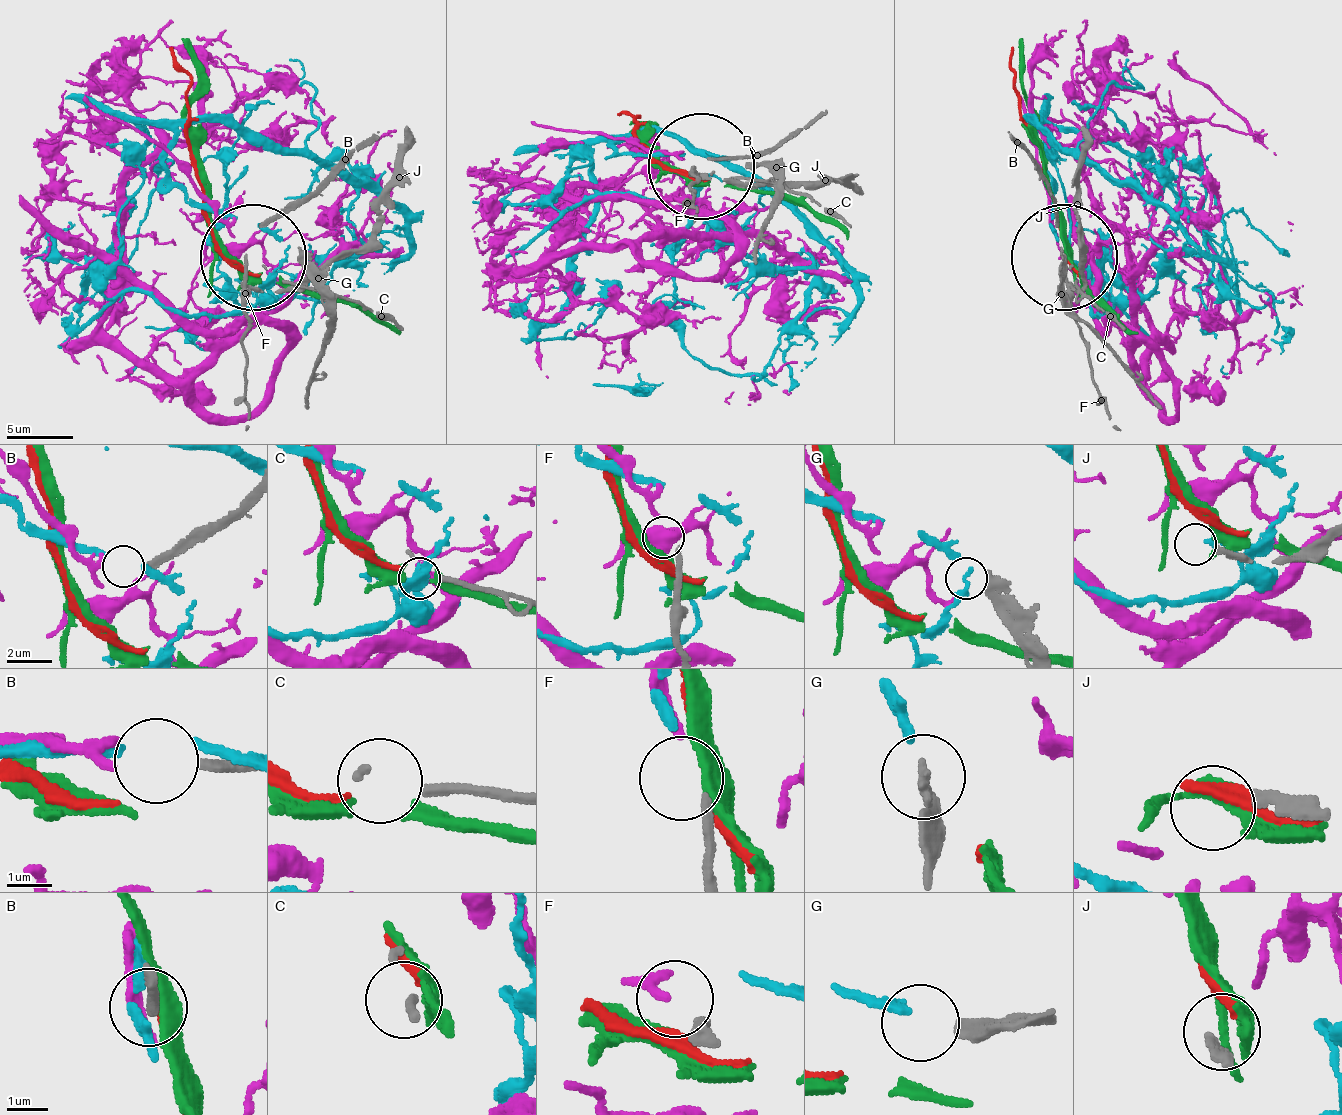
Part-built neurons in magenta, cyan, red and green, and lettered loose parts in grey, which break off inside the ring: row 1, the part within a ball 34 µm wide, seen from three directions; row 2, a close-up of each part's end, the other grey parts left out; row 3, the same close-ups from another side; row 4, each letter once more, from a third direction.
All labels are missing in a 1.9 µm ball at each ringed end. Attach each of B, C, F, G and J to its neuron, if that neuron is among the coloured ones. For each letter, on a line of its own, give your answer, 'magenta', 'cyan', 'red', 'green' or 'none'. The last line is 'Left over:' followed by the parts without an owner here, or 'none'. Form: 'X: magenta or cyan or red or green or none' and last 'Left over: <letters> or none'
B: none
C: red
F: magenta
G: cyan
J: none
Left over: B, J

